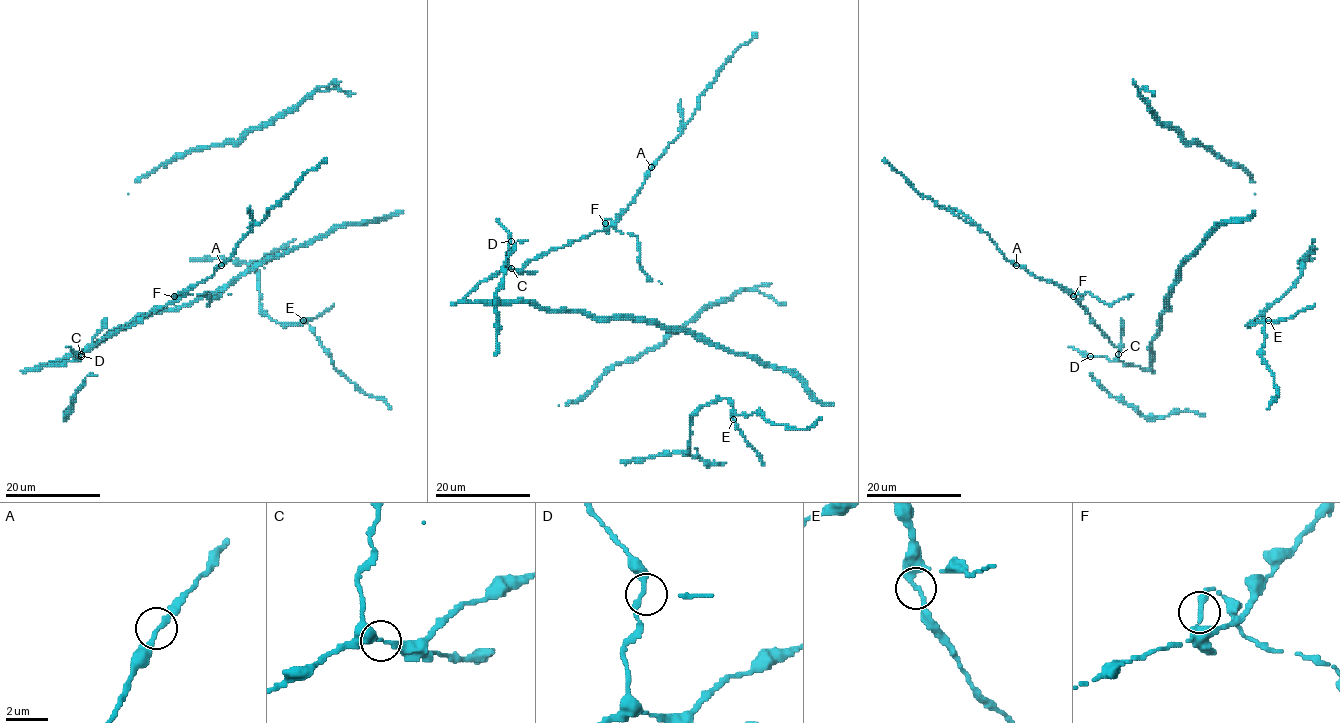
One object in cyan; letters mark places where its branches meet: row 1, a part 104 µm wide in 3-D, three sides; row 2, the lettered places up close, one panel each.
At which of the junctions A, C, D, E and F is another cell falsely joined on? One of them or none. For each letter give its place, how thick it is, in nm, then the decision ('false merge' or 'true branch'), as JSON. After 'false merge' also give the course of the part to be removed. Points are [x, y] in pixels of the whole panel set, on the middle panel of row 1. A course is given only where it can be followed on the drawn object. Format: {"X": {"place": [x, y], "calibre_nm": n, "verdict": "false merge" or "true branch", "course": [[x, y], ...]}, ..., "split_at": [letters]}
{"A": {"place": [651, 167], "calibre_nm": 240, "verdict": "true branch"}, "C": {"place": [511, 268], "calibre_nm": 260, "verdict": "true branch"}, "D": {"place": [511, 241], "calibre_nm": 240, "verdict": "true branch"}, "E": {"place": [733, 419], "calibre_nm": 240, "verdict": "true branch"}, "F": {"place": [605, 223], "calibre_nm": 240, "verdict": "false merge", "course": [[604, 223], [608, 218], [615, 229], [637, 237], [643, 271], [652, 280], [662, 283]]}, "split_at": ["F"]}

